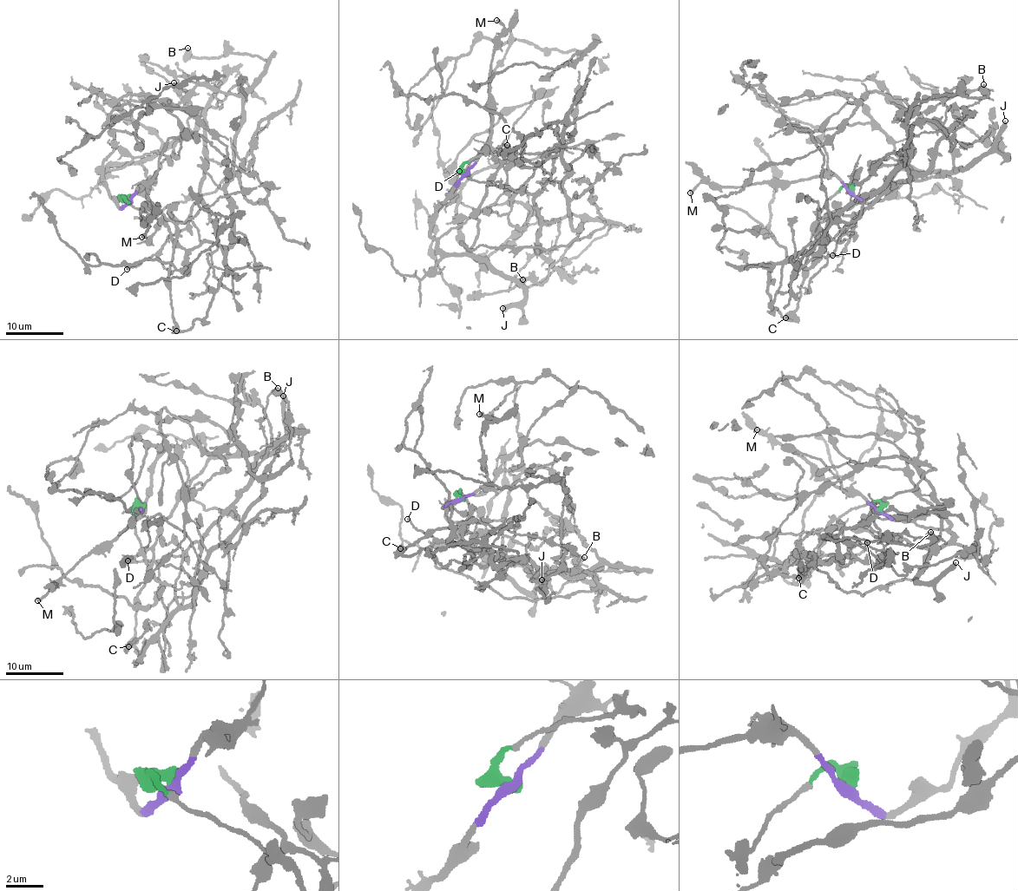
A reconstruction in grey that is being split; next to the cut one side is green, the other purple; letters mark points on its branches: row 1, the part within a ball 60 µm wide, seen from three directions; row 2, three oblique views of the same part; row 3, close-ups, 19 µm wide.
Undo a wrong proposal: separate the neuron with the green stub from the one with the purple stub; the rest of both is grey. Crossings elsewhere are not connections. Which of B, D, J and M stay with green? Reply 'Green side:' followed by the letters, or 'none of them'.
Green side: B, D

